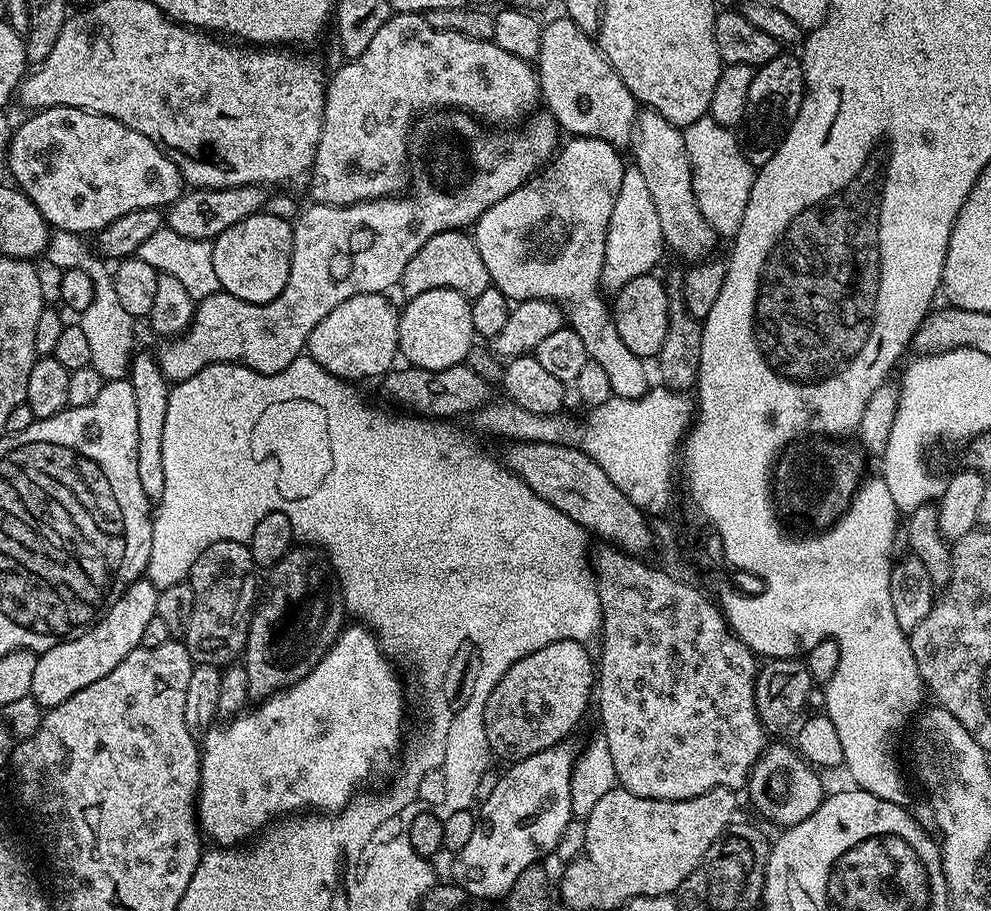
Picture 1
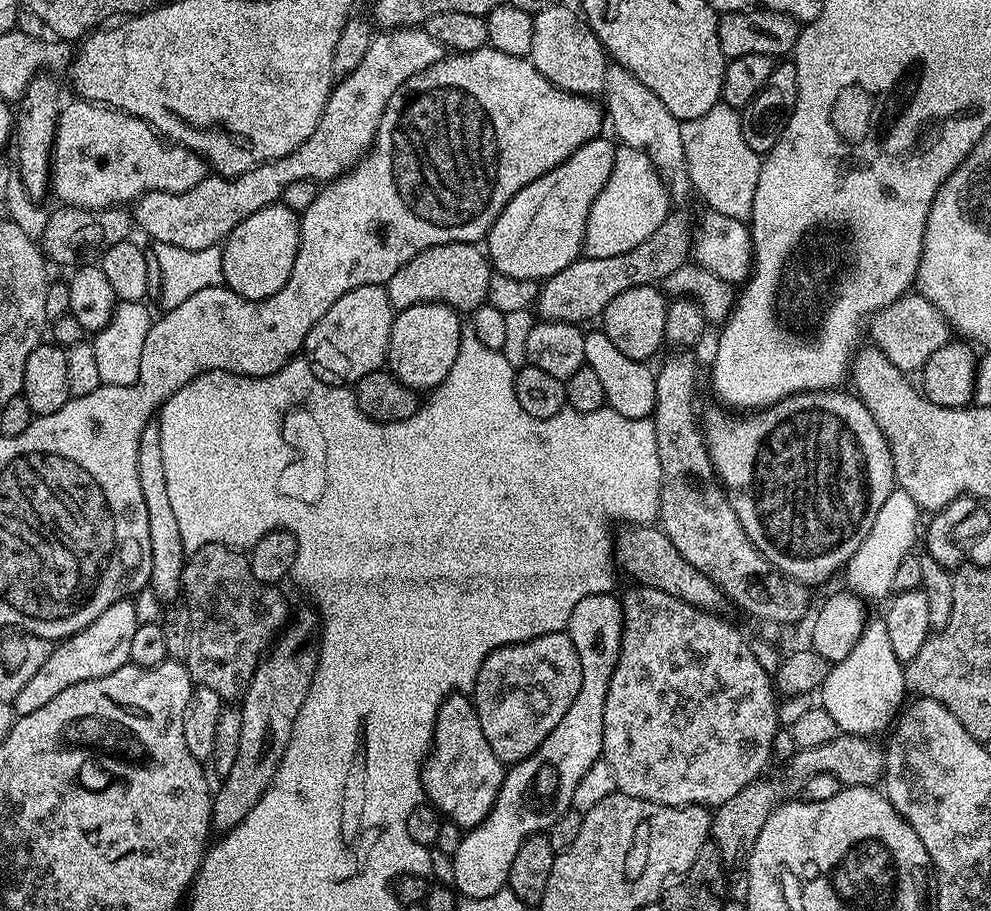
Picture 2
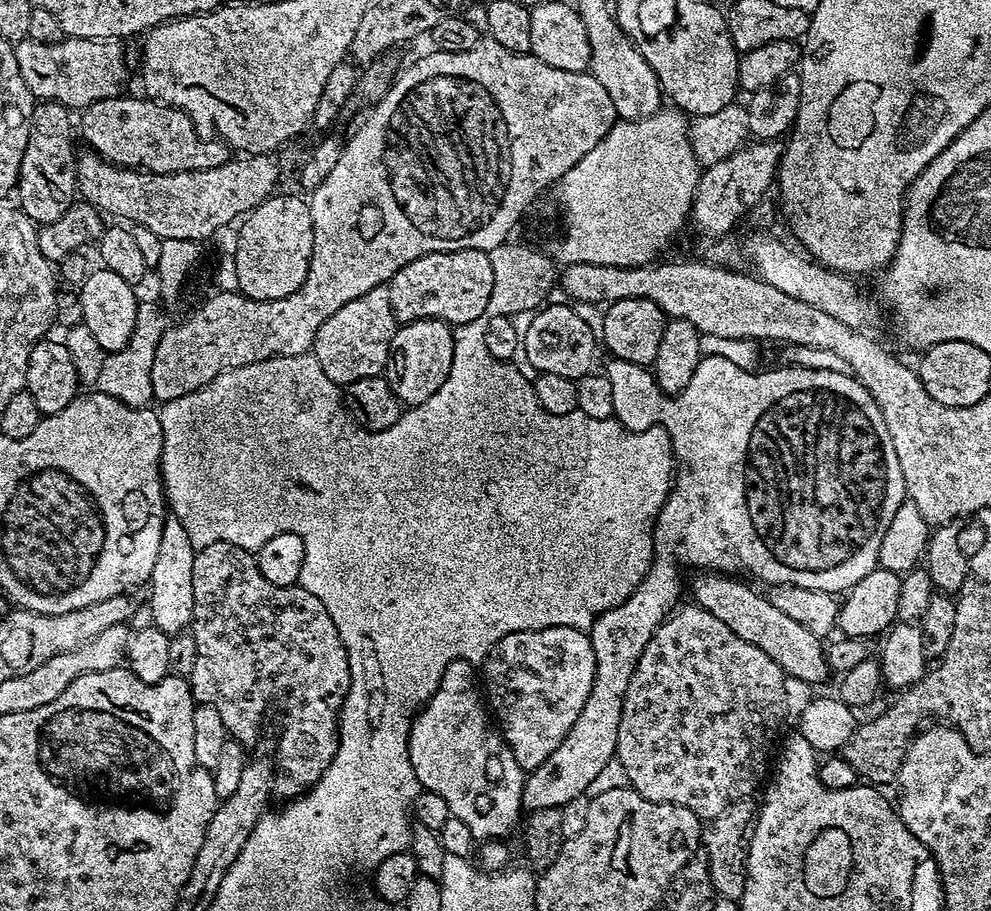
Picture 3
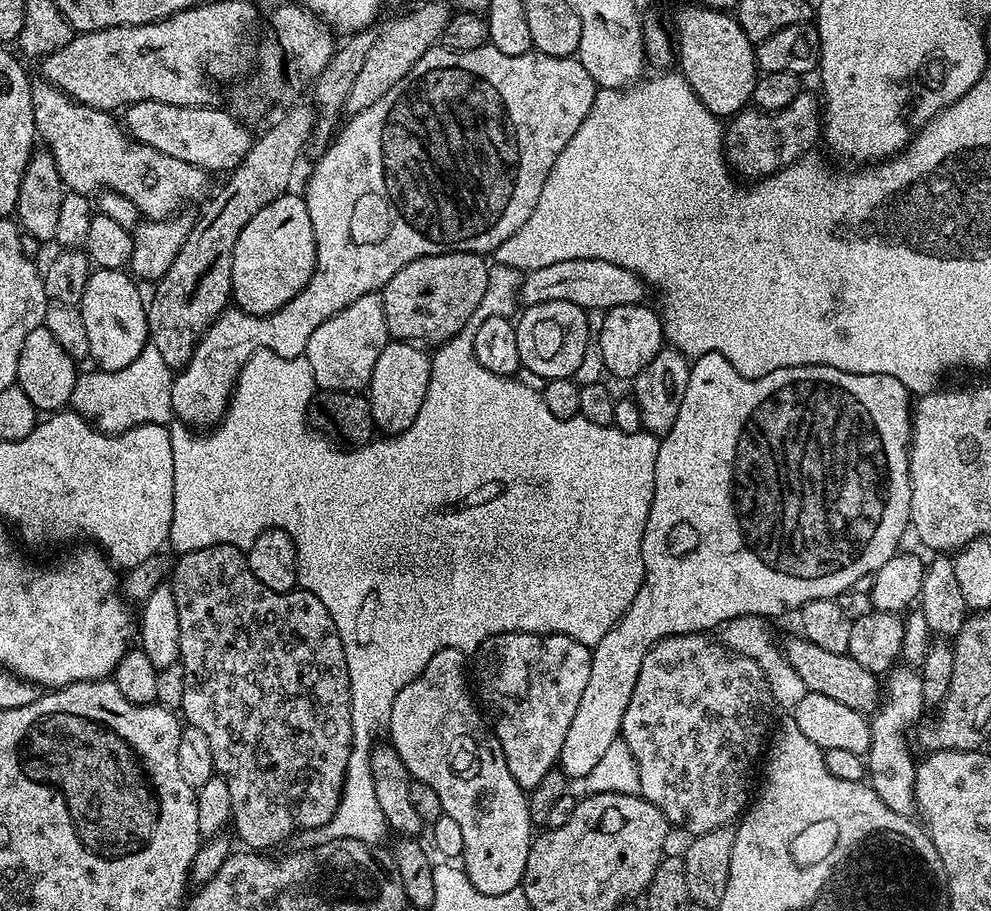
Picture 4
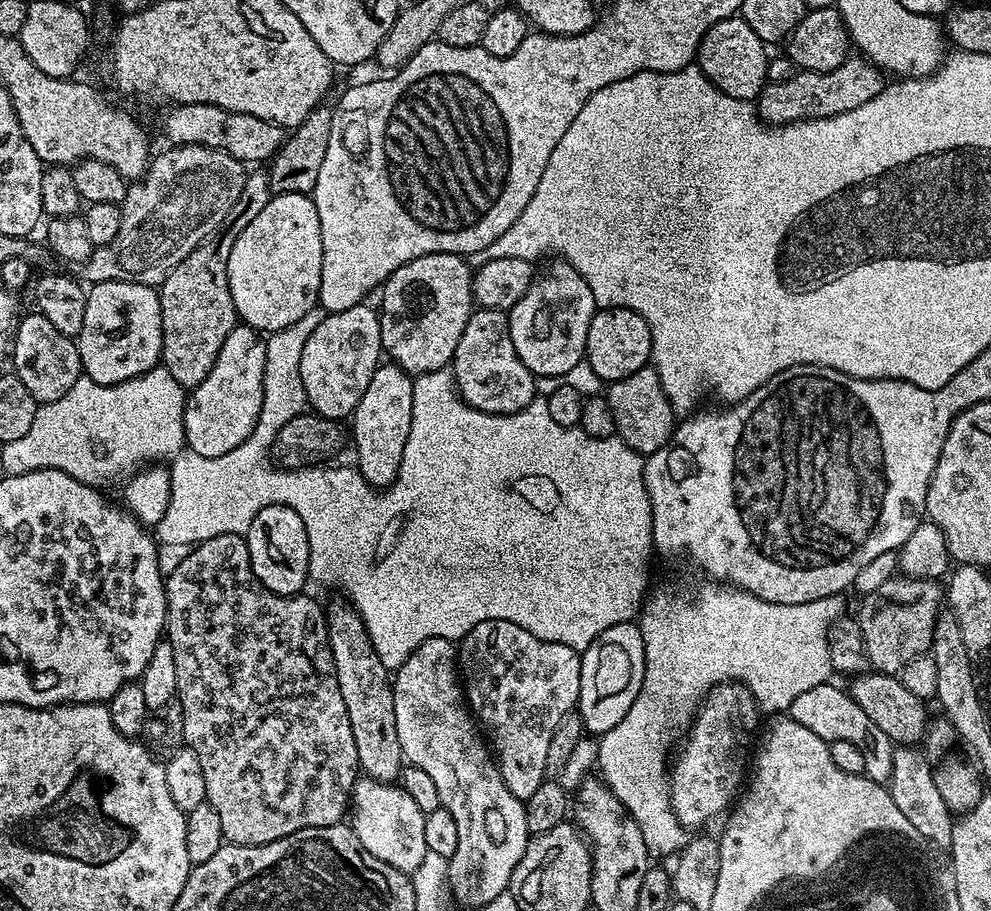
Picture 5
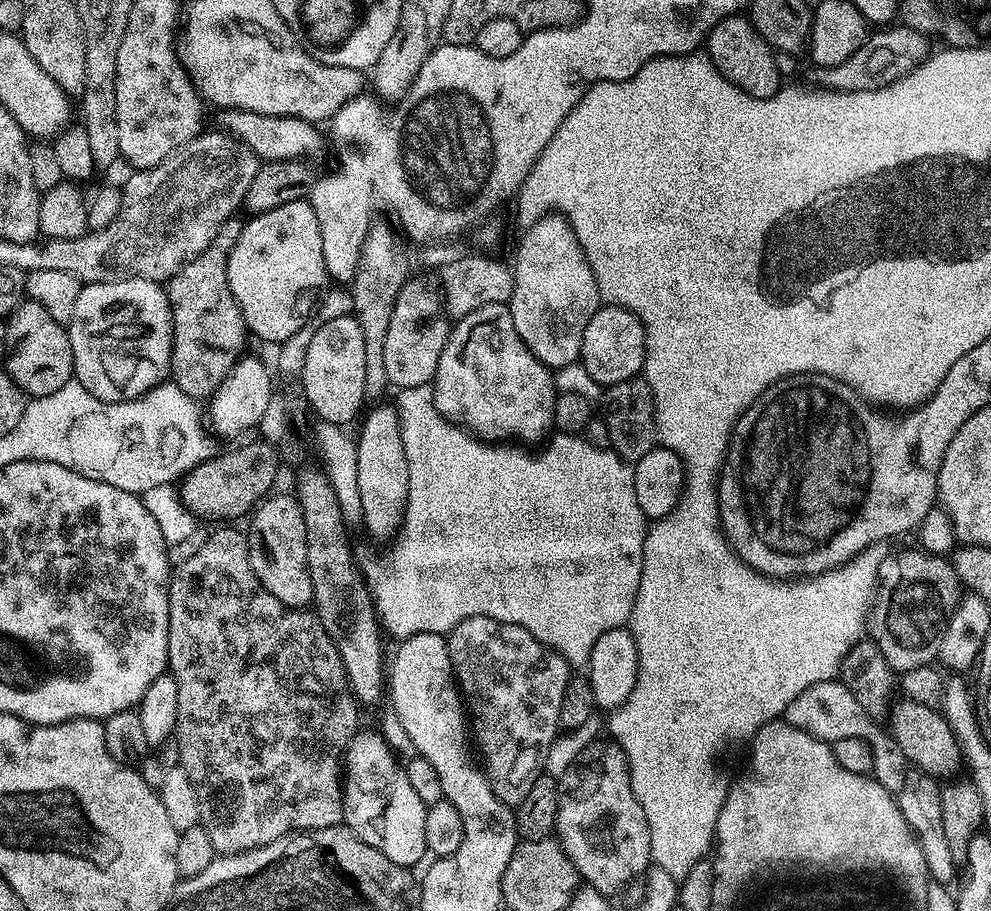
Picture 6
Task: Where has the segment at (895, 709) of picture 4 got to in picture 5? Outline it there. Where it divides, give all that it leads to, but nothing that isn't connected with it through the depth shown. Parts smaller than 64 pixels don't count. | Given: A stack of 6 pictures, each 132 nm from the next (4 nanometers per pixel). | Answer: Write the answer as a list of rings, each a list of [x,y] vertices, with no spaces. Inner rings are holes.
[[[916,746],[894,747],[894,768],[892,772],[887,773],[886,780],[890,785],[894,806],[902,810],[906,822],[910,822],[937,849],[951,849],[954,813],[942,799],[942,794],[938,791],[937,784],[934,783],[932,767],[923,751]]]

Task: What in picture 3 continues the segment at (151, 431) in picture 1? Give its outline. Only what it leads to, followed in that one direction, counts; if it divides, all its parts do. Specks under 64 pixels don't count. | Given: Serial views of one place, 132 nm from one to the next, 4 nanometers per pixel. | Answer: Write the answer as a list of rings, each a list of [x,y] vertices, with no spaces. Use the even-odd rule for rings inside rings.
[[[174,515],[164,517],[162,542],[158,542],[158,554],[154,558],[154,570],[146,585],[148,591],[148,612],[152,615],[151,627],[167,634],[183,633],[192,623],[194,592],[192,590],[192,570],[197,549],[192,547],[186,528]]]

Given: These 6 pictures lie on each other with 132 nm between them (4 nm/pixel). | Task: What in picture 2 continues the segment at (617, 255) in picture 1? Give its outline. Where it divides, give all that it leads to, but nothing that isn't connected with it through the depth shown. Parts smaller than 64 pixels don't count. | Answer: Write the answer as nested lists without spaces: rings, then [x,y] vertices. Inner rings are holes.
[[[617,147],[610,178],[590,206],[583,255],[610,258],[614,254],[634,250],[632,240],[640,243],[640,232],[654,234],[654,230],[658,230],[669,216],[668,200],[670,193],[649,156],[636,148]]]

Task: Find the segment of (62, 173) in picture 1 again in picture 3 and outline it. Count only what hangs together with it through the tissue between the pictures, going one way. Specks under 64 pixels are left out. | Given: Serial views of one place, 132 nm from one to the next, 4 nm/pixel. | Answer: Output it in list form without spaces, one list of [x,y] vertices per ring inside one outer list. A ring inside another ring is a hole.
[[[121,94],[94,102],[83,109],[80,132],[91,151],[121,168],[134,168],[158,174],[201,172],[222,166],[230,158],[223,140],[200,136],[186,113],[159,100]]]

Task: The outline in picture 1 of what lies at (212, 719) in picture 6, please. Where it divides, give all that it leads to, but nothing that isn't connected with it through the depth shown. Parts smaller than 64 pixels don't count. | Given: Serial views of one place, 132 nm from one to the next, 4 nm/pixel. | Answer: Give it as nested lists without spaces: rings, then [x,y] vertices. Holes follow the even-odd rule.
[[[242,540],[214,542],[206,550],[202,550],[202,554],[194,562],[190,573],[190,585],[194,594],[193,614],[182,640],[188,645],[188,653],[197,665],[209,664],[223,669],[237,663],[243,657],[244,647],[248,641],[248,624],[258,603],[256,572],[258,573],[258,566],[252,557],[252,549]]]

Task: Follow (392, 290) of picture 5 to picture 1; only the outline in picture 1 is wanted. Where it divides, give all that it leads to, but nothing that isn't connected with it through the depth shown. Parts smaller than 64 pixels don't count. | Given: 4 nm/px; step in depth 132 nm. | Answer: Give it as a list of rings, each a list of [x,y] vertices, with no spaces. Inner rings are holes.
[[[453,230],[431,236],[422,246],[422,250],[418,250],[418,254],[414,254],[410,262],[406,262],[406,270],[402,270],[398,288],[399,291],[404,291],[408,298],[426,294],[426,290],[443,288],[458,290],[458,294],[471,298],[482,294],[482,290],[490,287],[491,283],[486,262],[482,262],[482,254],[478,254],[475,239],[467,231]]]

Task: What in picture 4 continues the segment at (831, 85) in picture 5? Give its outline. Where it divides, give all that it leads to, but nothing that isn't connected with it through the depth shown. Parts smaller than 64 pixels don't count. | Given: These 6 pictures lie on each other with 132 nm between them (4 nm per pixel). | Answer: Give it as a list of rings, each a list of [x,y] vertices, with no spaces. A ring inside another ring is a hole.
[[[802,90],[790,106],[777,112],[761,112],[755,106],[743,108],[727,121],[724,130],[724,155],[737,177],[763,178],[807,157],[822,136],[822,100],[815,91]]]

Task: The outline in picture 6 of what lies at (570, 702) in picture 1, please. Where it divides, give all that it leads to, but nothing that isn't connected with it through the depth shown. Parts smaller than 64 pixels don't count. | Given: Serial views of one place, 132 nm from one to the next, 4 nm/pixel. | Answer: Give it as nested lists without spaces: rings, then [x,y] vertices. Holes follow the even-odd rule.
[[[467,616],[446,639],[483,774],[493,794],[515,810],[541,775],[544,753],[561,731],[559,710],[570,665],[522,626],[485,616]]]

